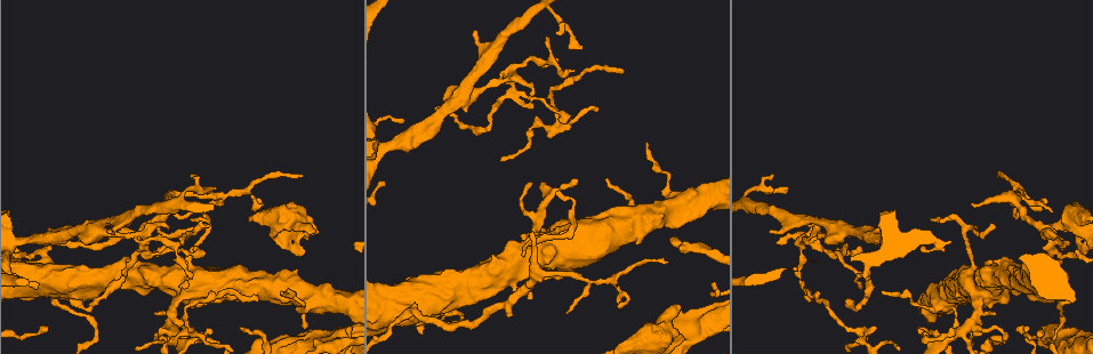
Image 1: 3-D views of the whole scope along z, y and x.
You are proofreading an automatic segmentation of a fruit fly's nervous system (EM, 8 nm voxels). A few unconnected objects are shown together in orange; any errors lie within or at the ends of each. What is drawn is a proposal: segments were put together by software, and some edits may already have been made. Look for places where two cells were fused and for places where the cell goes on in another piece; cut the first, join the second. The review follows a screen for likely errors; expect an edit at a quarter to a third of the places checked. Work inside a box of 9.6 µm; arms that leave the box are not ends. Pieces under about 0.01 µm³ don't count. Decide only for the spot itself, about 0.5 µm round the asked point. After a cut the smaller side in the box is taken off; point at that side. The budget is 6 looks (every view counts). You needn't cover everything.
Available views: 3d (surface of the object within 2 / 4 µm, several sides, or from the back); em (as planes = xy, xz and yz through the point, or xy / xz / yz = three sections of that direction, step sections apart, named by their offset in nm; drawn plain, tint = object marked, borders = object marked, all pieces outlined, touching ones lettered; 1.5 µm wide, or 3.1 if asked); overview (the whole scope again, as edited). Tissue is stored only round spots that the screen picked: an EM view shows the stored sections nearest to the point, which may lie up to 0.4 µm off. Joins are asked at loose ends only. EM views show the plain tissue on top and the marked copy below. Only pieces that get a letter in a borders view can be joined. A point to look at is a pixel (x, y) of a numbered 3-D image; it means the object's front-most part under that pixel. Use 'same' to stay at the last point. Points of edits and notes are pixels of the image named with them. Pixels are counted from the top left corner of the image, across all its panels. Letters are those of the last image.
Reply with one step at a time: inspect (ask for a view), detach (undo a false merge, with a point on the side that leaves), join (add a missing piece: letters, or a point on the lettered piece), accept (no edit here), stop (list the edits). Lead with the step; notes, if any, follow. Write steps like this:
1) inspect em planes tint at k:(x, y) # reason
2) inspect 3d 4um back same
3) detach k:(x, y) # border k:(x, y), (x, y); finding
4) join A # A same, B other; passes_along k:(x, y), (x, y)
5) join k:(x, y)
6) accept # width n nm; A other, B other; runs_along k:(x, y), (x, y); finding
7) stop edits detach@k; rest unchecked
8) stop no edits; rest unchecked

inspect 3d 4um at 1:(530, 93) # thin end

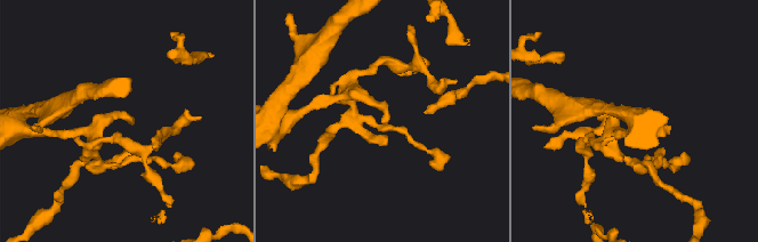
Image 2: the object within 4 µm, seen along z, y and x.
inspect em xz step 8 borders at 2:(386, 123) # now the EM

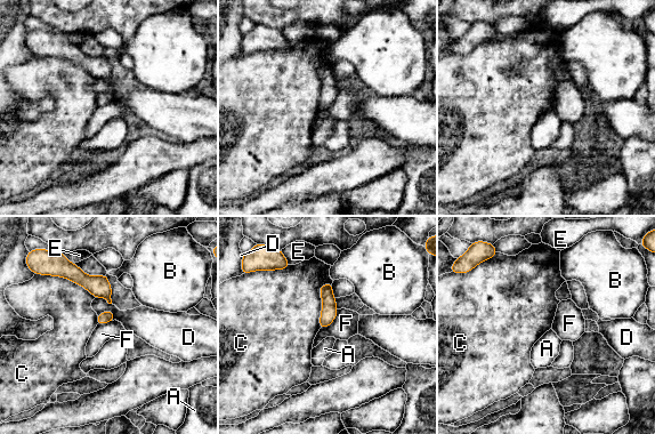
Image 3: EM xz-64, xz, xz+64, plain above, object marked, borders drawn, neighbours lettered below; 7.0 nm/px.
inspect em planes borders same

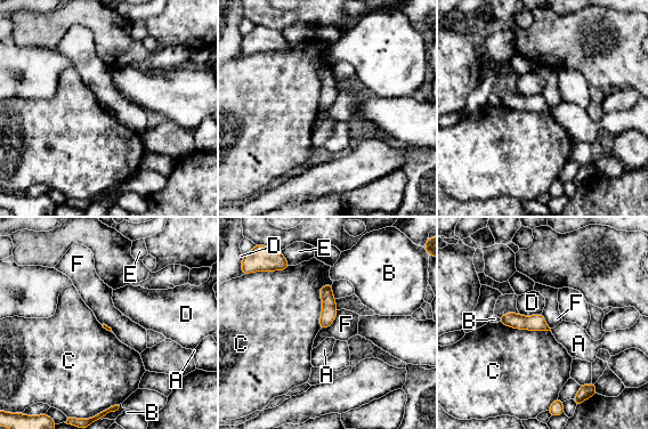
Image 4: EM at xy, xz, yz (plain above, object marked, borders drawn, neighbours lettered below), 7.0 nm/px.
accept # longest_contact C 380 nm; A other, B other, C other, D other, E other, F other; none of them fits

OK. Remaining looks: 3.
inspect 3d 2um at 1:(37, 289) # thin end

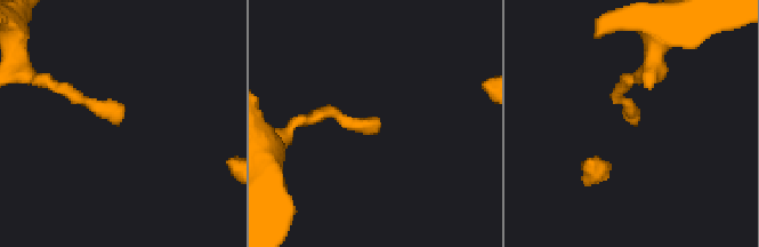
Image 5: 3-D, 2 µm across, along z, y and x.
inspect em planes borders at 5:(635, 122) # shape alone is not enough

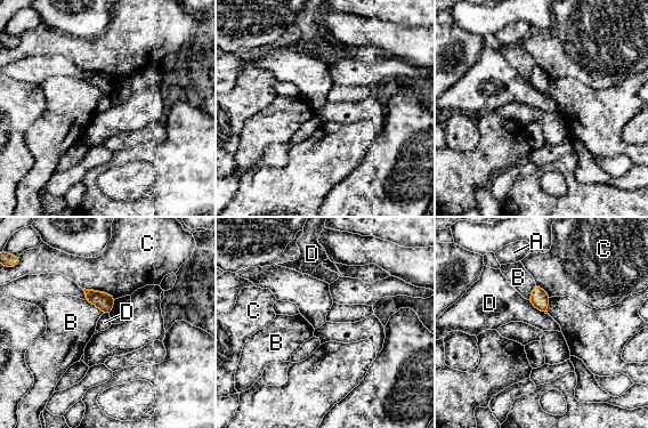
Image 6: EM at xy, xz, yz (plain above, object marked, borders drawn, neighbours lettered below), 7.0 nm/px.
accept # A other, B other, C other, D other; border 6:(528, 300), (544, 313); no lettered piece goes on from it

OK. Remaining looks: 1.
stop no edits; rest unchecked

